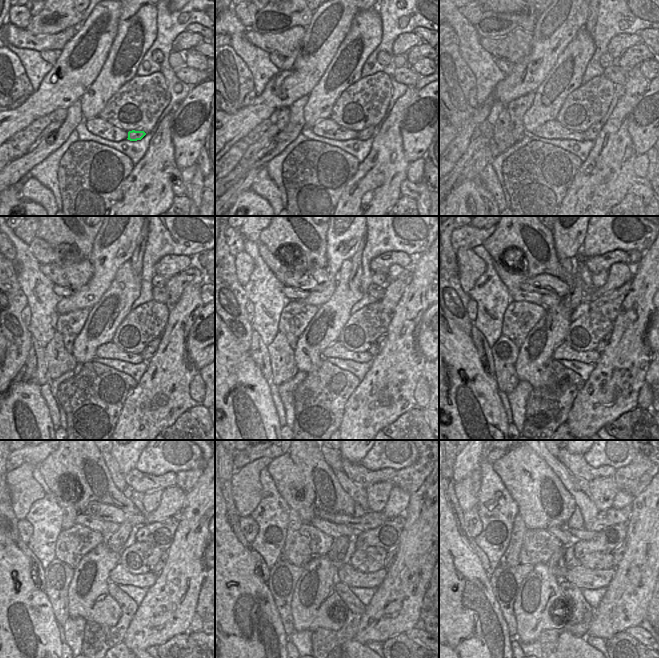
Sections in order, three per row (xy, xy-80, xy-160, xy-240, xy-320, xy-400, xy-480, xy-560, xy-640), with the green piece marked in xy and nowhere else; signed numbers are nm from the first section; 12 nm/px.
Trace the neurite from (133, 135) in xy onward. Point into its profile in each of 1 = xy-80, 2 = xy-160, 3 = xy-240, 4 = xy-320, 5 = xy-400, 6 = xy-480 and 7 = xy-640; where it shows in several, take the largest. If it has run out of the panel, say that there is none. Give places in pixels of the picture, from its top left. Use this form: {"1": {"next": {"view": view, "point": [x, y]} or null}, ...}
{"1": {"next": {"view": "xy-80", "point": [368, 132]}}, "2": {"next": {"view": "xy-160", "point": [593, 131]}}, "3": {"next": {"view": "xy-240", "point": [149, 351]}}, "4": {"next": {"view": "xy-320", "point": [375, 347]}}, "5": {"next": {"view": "xy-400", "point": [603, 344]}}, "6": {"next": {"view": "xy-480", "point": [161, 563]}}, "7": {"next": {"view": "xy-640", "point": [618, 553]}}}

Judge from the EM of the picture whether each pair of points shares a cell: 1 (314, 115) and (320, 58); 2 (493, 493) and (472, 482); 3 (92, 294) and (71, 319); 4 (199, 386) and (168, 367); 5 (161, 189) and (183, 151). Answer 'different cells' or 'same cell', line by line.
1: different cells
2: different cells
3: different cells
4: different cells
5: different cells

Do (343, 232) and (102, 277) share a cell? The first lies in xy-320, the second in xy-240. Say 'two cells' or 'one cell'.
one cell

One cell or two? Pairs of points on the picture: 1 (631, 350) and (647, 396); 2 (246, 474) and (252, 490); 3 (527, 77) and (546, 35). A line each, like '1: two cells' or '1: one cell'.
1: two cells
2: one cell
3: one cell

